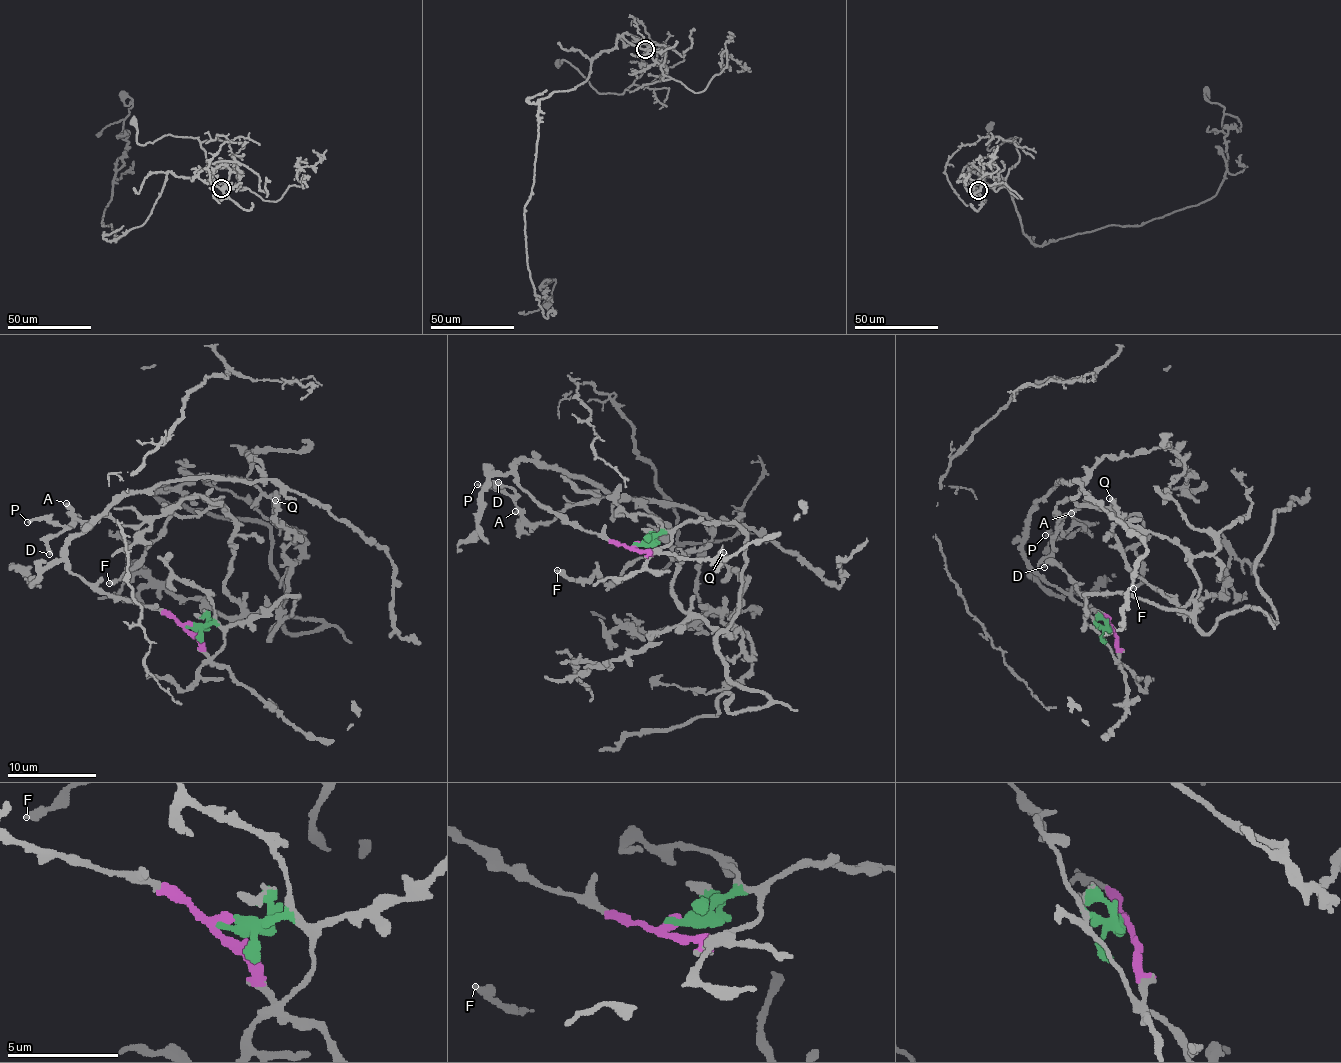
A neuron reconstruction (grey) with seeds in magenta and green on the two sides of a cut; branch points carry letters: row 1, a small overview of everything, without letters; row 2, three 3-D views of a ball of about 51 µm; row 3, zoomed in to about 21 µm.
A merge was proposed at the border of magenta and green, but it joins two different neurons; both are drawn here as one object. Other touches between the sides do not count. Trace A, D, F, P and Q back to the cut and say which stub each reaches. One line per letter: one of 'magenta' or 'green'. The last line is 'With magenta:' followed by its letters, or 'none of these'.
A: green
D: green
F: green
P: green
Q: green
With magenta: none of these

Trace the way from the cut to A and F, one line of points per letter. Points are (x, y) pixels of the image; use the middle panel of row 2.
A: (636, 543), (735, 524), (737, 617), (719, 631), (681, 607), (684, 555), (629, 497), (530, 523), (514, 511)
F: (636, 543), (735, 524), (737, 617), (710, 629), (681, 607), (684, 555), (667, 542), (615, 582), (556, 570)

